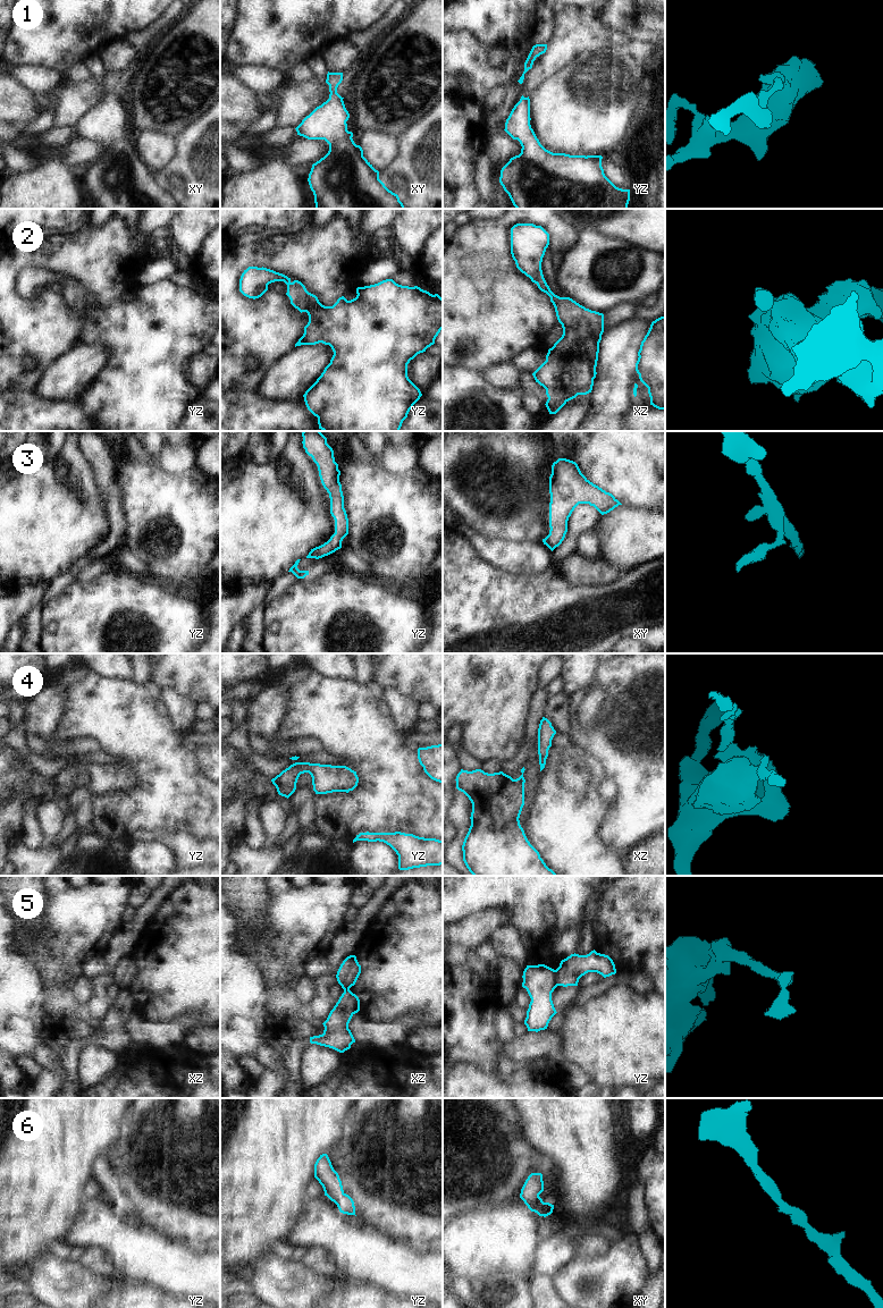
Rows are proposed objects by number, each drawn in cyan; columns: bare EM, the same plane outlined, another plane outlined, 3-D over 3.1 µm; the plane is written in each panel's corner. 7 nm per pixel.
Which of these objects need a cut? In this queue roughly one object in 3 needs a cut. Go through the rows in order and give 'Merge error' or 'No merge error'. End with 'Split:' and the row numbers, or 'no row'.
1: No merge error
2: No merge error
3: No merge error
4: No merge error
5: Merge error
6: No merge error
Split: 5.

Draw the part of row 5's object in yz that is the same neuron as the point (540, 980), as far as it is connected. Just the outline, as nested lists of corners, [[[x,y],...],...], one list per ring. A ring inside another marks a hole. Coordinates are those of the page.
[[[538,964],[527,965],[522,978],[522,987],[527,989],[531,998],[524,1024],[528,1031],[545,1030],[557,1013],[552,1001],[552,993],[558,986],[558,974],[556,970]]]

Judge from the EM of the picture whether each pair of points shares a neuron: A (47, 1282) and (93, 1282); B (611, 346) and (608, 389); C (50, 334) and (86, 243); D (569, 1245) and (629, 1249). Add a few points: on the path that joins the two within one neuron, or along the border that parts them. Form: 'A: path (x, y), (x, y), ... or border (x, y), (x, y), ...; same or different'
A: path (58, 1282), (82, 1282); same
B: path (611, 356), (611, 379); same
C: path (16, 300), (11, 272), (28, 255), (52, 253); same
D: border (577, 1256), (556, 1273); different

